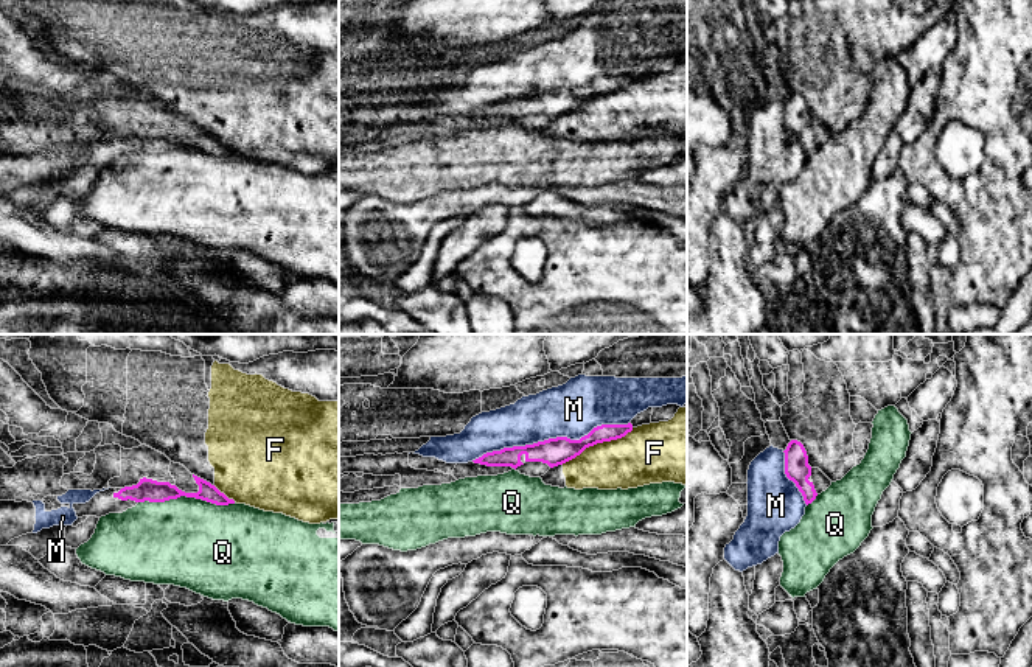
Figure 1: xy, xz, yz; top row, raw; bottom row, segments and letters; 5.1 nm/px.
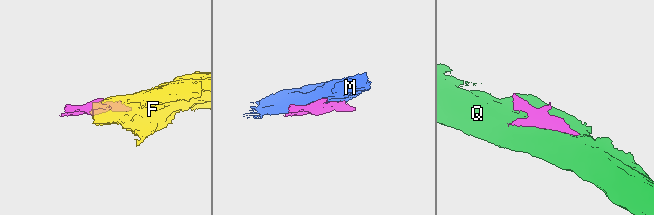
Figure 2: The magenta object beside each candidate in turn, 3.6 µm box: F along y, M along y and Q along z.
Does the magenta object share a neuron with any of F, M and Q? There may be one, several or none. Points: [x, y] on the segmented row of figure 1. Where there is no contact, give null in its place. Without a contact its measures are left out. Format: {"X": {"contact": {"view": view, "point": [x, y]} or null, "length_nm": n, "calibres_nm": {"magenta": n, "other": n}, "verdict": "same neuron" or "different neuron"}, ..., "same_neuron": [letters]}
{"F": {"contact": {"view": "xz", "point": [597, 442]}, "length_nm": 420, "calibres_nm": {"magenta": 140, "other": 280}, "verdict": "different neuron"}, "M": {"contact": {"view": "xz", "point": [549, 439]}, "length_nm": 850, "calibres_nm": {"magenta": 140, "other": 280}, "verdict": "different neuron"}, "Q": {"contact": {"view": "xy", "point": [187, 496]}, "length_nm": 500, "calibres_nm": {"magenta": 110, "other": 460}, "verdict": "different neuron"}, "same_neuron": []}

